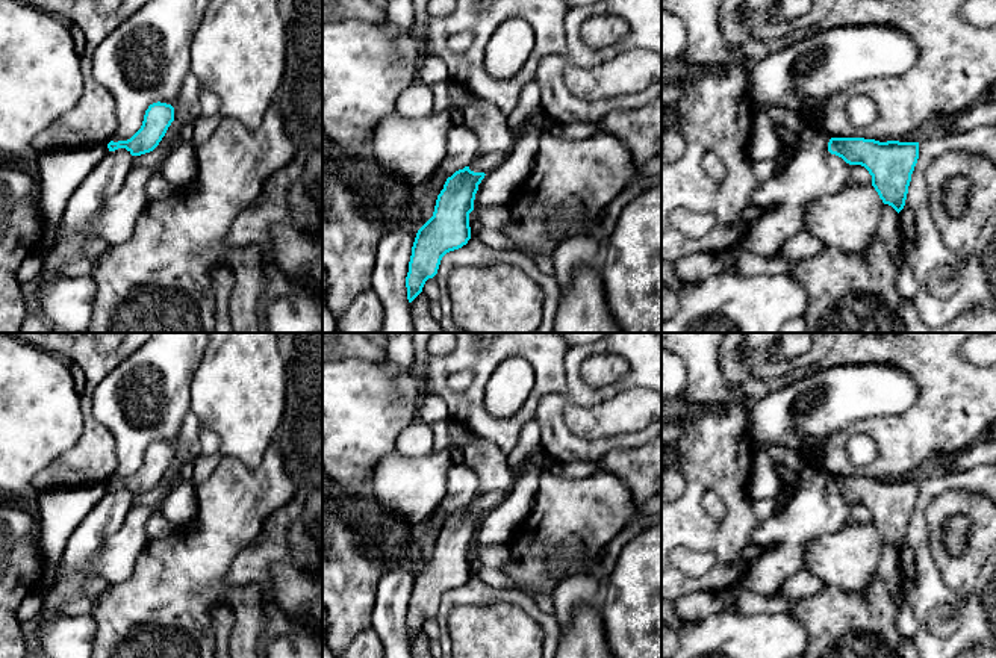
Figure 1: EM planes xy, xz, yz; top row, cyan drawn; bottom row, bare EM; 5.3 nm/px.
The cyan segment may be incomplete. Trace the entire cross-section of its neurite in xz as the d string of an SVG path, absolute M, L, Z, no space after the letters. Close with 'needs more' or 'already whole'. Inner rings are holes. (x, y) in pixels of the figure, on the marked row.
M465 166L447 178L433 216L418 230L412 247L406 277L409 303L422 292L425 281L437 274L442 257L471 239L469 213L484 175Z; already whole

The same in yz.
M831 138L828 151L849 165L864 166L882 203L898 213L904 209L911 174L919 159L919 142Z; already whole

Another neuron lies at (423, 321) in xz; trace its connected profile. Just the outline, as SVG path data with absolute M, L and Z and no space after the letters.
M419 293L412 303L412 324L415 333L444 333L439 322L430 313L430 300L425 293Z

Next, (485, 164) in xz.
M495 151L477 156L468 166L474 172L490 172L507 157L507 153L509 151Z

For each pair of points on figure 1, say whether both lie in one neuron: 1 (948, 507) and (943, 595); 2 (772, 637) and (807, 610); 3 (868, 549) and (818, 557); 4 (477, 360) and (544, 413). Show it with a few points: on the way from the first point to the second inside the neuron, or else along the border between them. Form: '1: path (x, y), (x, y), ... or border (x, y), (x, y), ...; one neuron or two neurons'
1: border (930, 548), (940, 578), (963, 598), (969, 599); two neurons
2: border (787, 613), (804, 626), (809, 642); two neurons
3: path (855, 551), (849, 557), (830, 557); one neuron
4: border (566, 386), (557, 392), (547, 392), (533, 416); two neurons

